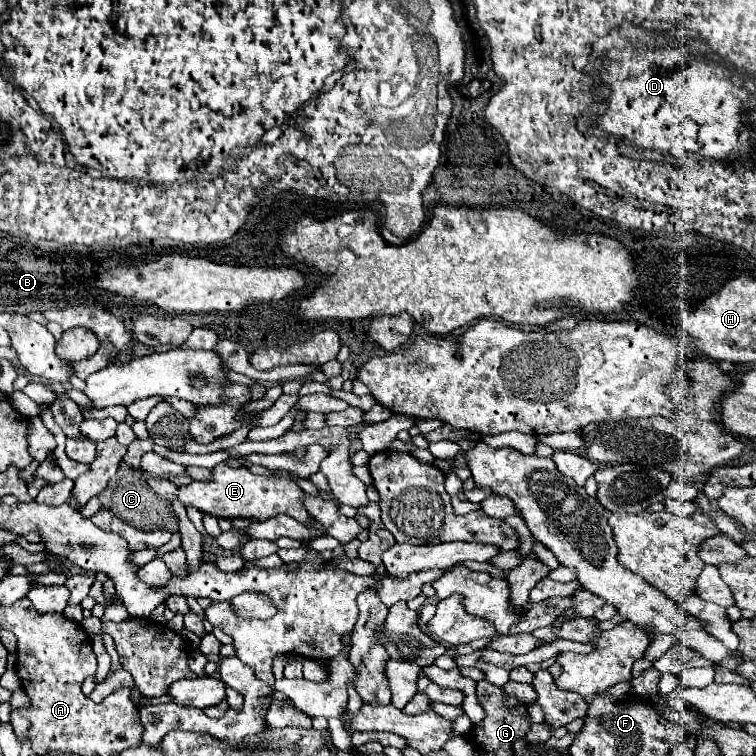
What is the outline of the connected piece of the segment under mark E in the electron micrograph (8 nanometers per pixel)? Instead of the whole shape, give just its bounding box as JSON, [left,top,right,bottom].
[178,462,314,526]

